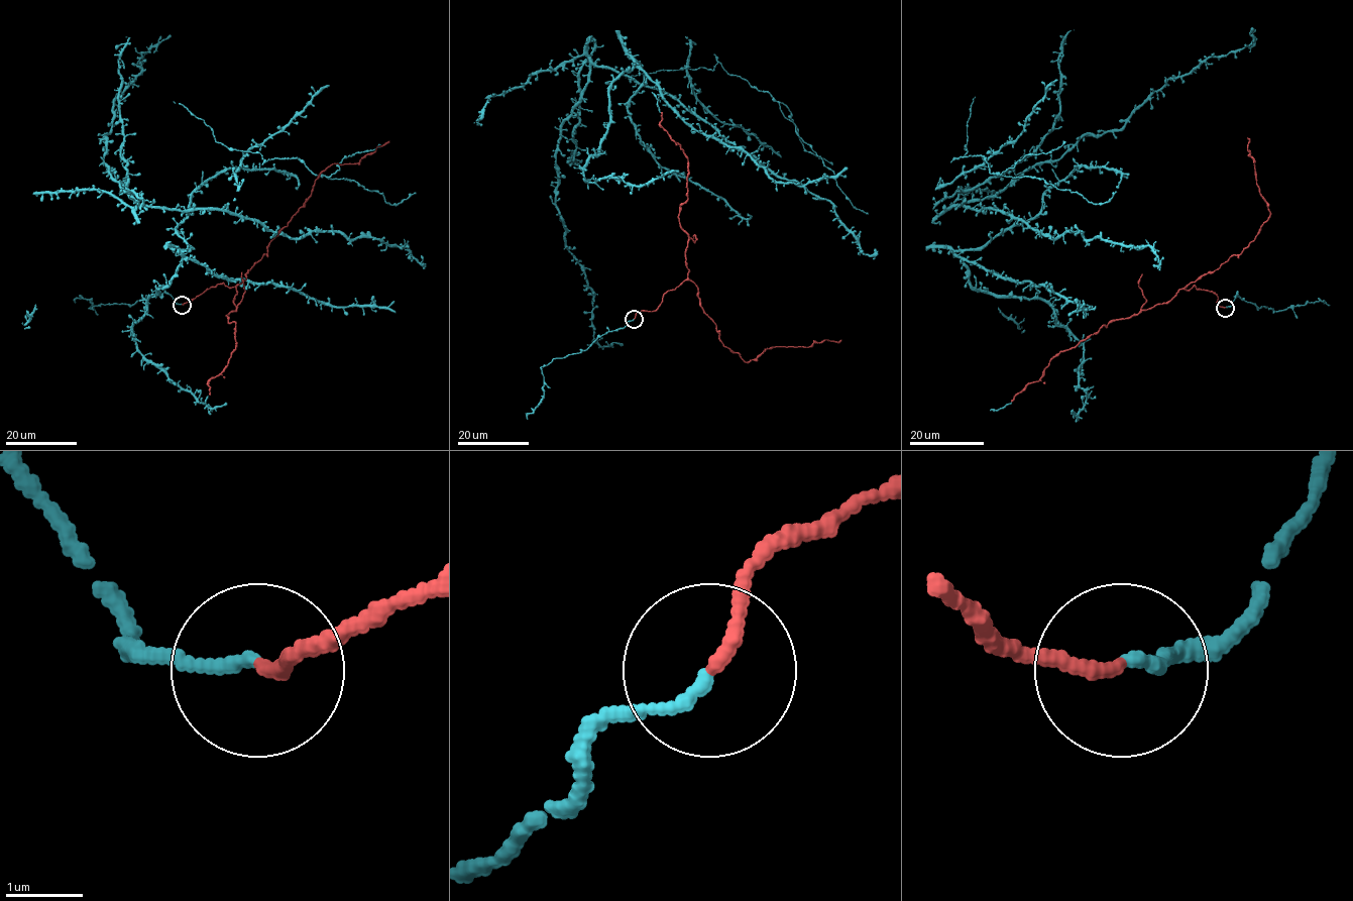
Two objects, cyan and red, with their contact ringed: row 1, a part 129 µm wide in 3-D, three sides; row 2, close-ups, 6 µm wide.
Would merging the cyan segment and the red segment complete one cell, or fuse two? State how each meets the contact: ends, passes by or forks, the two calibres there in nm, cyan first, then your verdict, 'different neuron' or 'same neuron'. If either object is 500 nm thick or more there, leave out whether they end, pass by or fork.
cyan ends | red ends | 160/160 nm | same neuron

